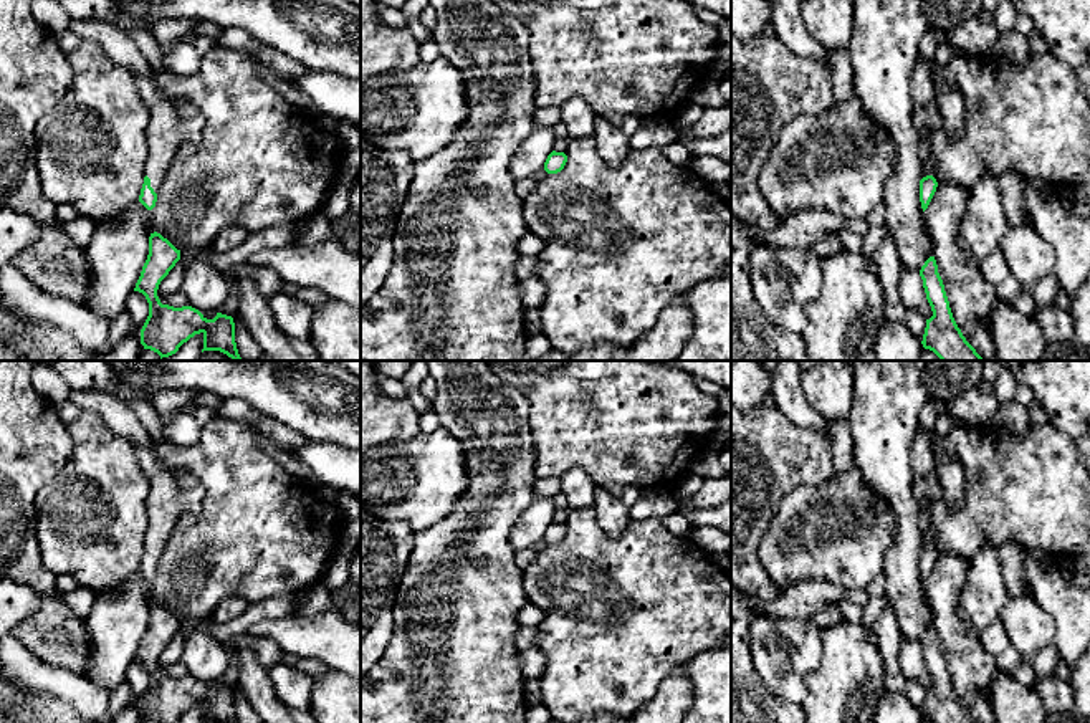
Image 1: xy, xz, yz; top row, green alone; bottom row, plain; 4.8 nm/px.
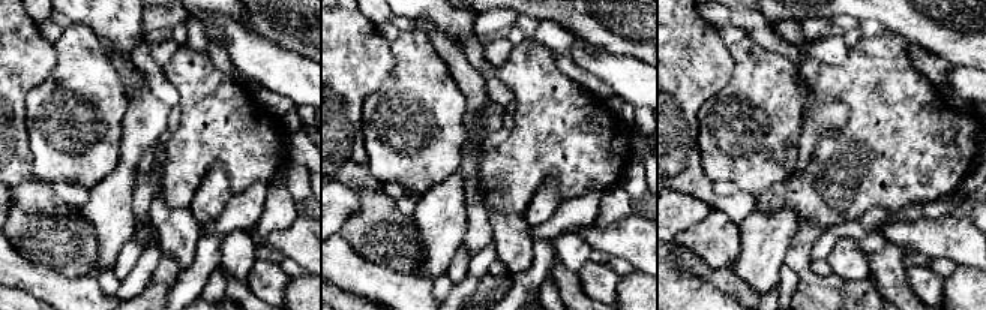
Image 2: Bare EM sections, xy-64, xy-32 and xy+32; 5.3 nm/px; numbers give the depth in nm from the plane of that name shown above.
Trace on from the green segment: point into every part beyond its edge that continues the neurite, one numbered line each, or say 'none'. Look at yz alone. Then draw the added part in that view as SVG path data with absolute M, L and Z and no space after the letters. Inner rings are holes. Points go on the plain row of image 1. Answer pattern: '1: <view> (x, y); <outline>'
1: yz (928, 538); M930 528L921 534L921 549L926 546L935 548L935 543L936 543L936 531L933 528Z

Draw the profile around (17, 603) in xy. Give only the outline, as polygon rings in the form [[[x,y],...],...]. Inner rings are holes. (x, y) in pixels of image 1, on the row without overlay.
[[[0,579],[0,639],[40,609],[40,597],[30,587]]]

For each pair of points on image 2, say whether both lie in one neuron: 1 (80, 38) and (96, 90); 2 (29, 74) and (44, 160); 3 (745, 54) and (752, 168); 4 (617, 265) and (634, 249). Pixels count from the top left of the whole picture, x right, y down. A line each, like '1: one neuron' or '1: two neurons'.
1: one neuron
2: two neurons
3: one neuron
4: two neurons

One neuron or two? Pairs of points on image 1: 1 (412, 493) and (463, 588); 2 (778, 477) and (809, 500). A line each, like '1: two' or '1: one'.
1: two
2: two

